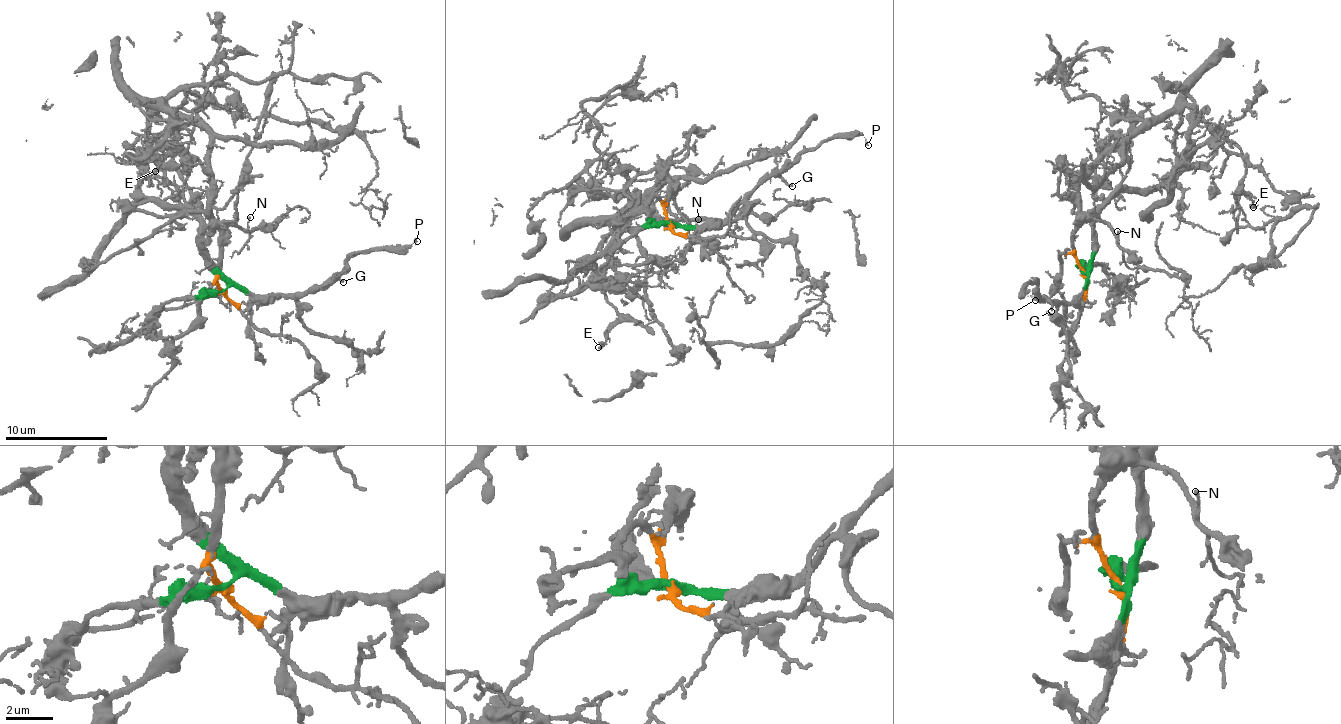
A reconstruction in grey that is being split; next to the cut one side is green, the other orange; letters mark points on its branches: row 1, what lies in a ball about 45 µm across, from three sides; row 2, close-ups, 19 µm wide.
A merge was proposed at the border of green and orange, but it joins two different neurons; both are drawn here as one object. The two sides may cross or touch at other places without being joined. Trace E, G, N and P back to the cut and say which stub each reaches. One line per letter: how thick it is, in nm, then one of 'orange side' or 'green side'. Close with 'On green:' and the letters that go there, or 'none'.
E: calibre 170 nm; green side
G: calibre 170 nm; green side
N: calibre 90 nm; orange side
P: calibre 130 nm; green side
On green: E, G, P

